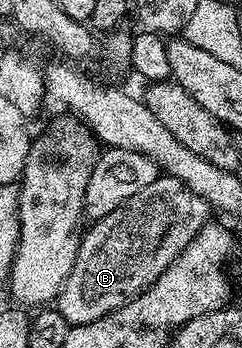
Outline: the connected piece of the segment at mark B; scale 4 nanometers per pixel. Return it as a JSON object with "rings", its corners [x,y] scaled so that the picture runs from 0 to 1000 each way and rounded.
{"rings":[[[690,500],[657,503],[649,517],[632,517],[579,557],[545,557],[529,580],[512,580],[463,615],[430,626],[384,635],[368,647],[372,658],[351,658],[335,681],[314,753],[264,810],[256,836],[231,853],[231,882],[248,902],[302,937],[314,931],[376,931],[512,879],[545,853],[574,851],[607,828],[624,828],[711,764],[711,753],[748,730],[760,716],[810,684],[810,672],[872,629],[876,598],[851,583],[839,566],[798,555],[760,529]]]}

